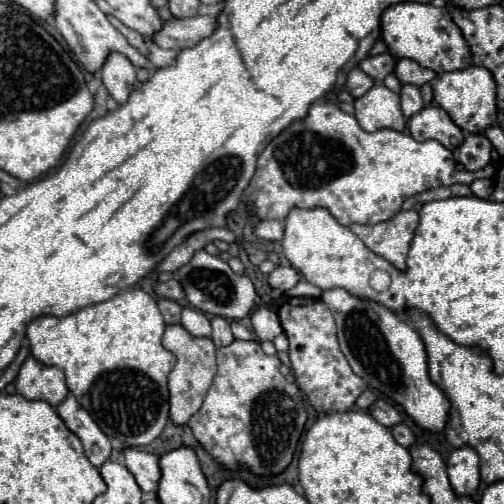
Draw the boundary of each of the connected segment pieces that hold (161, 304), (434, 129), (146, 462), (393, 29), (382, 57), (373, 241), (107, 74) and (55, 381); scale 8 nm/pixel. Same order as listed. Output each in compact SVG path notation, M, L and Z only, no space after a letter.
M160 298L158 300L158 308L164 316L164 322L170 326L170 324L180 324L180 312L182 312L182 306L176 304L174 300L166 300L166 298Z
M428 106L414 114L408 122L408 128L414 140L438 140L448 150L454 150L464 142L462 130L450 120L446 110L442 110L440 106Z
M128 448L124 450L124 458L126 458L126 468L134 474L138 486L144 492L158 492L158 482L162 476L158 456L150 452Z
M402 2L384 10L382 18L382 40L388 46L388 52L394 58L408 58L418 62L422 68L434 70L436 74L448 70L462 70L472 64L470 50L462 38L462 32L452 22L452 16L446 8L436 8L432 4L420 2Z
M386 52L386 54L378 54L378 56L366 56L362 62L360 62L360 68L370 76L374 78L374 82L384 82L384 78L388 74L392 74L396 66L396 60Z
M402 210L394 218L364 226L352 224L350 230L378 256L392 262L396 268L406 268L406 254L410 250L410 242L414 238L418 226L418 212L416 210Z
M110 54L102 66L102 82L108 88L108 94L118 104L124 104L136 86L136 68L126 56Z
M28 356L18 372L16 392L26 400L46 400L52 406L58 406L68 396L64 372L56 366L46 368L32 356Z

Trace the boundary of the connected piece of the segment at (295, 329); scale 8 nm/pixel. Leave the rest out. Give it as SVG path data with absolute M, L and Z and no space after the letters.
M288 298L278 310L280 324L290 342L292 372L300 390L318 412L350 410L356 398L366 390L366 382L352 372L338 348L336 324L328 306L320 298Z

